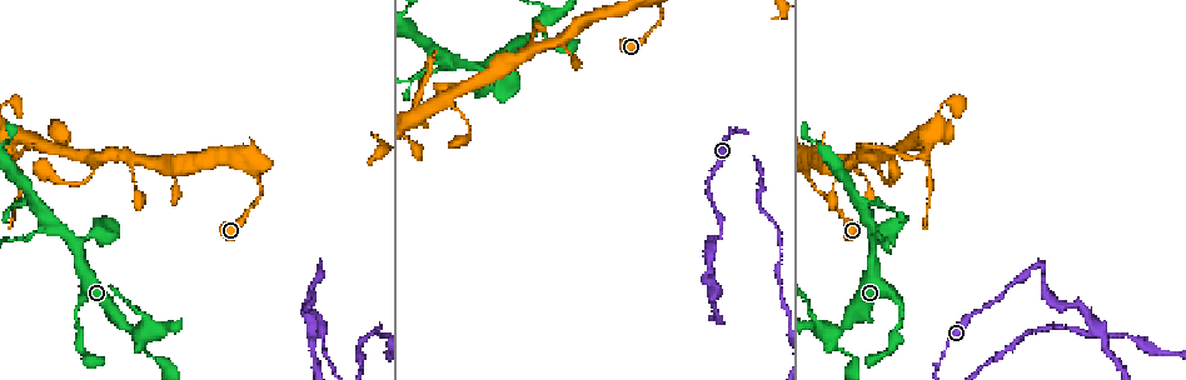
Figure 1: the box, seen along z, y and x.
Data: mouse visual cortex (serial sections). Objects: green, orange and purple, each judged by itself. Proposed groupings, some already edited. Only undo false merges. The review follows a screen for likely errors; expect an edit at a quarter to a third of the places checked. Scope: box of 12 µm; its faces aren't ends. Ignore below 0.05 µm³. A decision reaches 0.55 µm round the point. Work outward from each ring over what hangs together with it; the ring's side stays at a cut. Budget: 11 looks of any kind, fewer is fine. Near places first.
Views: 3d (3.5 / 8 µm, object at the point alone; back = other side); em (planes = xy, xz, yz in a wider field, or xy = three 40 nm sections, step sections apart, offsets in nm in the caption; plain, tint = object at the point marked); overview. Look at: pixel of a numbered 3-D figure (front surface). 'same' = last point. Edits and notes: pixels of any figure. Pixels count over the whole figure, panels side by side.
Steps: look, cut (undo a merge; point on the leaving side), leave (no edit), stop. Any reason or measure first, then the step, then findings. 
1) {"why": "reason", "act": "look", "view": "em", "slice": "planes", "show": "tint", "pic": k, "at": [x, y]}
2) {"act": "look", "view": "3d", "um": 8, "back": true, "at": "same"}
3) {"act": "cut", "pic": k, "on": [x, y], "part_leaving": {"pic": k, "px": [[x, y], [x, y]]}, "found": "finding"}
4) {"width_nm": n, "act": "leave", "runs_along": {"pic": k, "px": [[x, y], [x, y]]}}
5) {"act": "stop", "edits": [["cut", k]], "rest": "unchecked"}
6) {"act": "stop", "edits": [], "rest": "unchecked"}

{"why": "branch point", "act": "look", "view": "em", "slice": "xy", "step": 5, "show": "tint", "pic": 1, "at": [134, 161]}

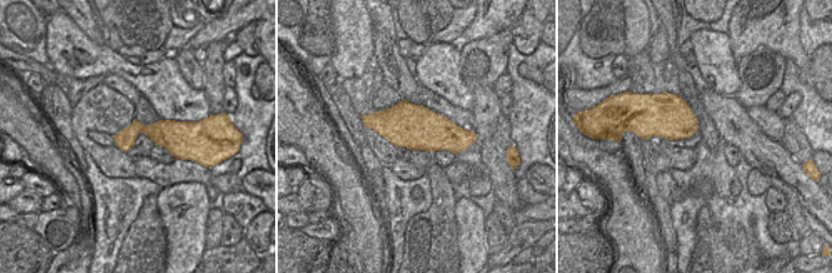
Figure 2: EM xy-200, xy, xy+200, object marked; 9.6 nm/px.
{"act": "look", "view": "3d", "um": 3.5, "at": "same"}

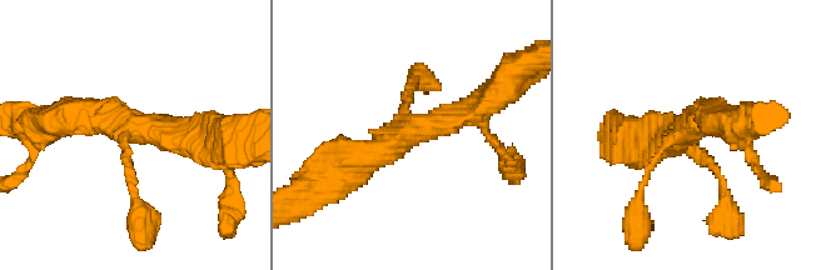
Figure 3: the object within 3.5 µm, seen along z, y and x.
{"arms": 3, "arm_widths_nm": [100, 350, 400], "act": "leave", "runs_along": {"pic": 3, "px": [[489, 99], [339, 166]]}, "found": "all the same cell"}

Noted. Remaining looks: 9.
{"why": "two arms in line, one across", "act": "look", "view": "3d", "um": 3.5, "pic": 1, "at": [867, 216]}

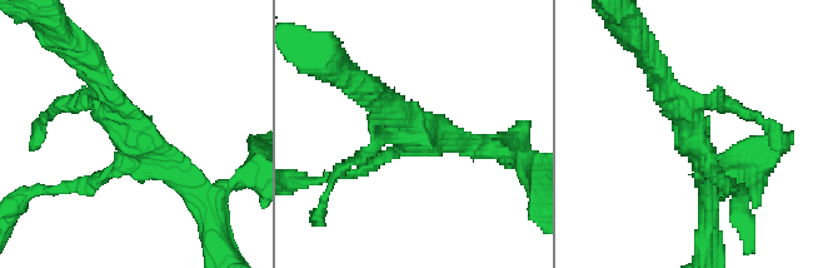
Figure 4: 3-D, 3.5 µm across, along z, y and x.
{"act": "look", "view": "em", "slice": "xy", "step": 3, "show": "tint", "pic": 4, "at": [690, 127]}

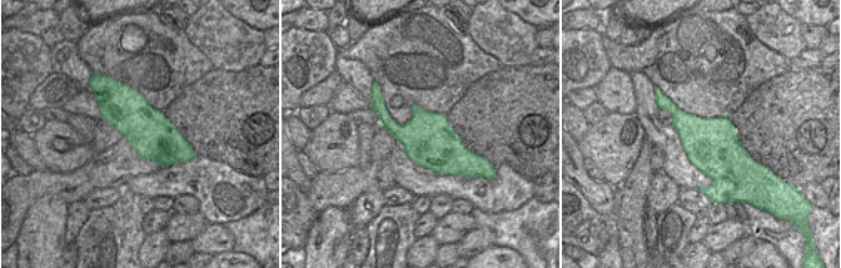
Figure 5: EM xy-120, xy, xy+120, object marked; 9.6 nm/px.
{"act": "leave", "runs_along": {"pic": 4, "px": [[194, 190], [86, 66]]}, "found": "all the same cell"}

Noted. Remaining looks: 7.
{"why": "narrows sharply", "act": "look", "view": "3d", "um": 8, "pic": 1, "at": [139, 332]}

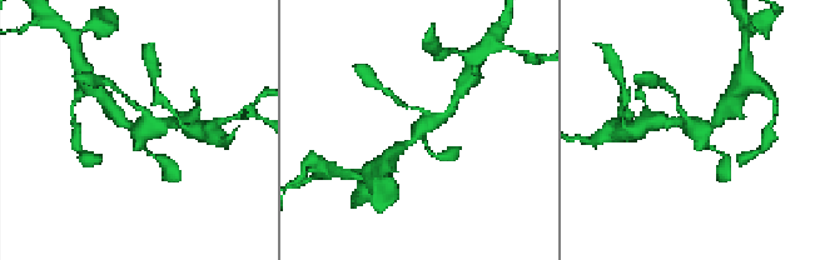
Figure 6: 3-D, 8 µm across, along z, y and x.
{"why": "need the tissue", "act": "look", "view": "em", "slice": "xy", "step": 2, "show": "tint", "pic": 6, "at": [136, 131]}

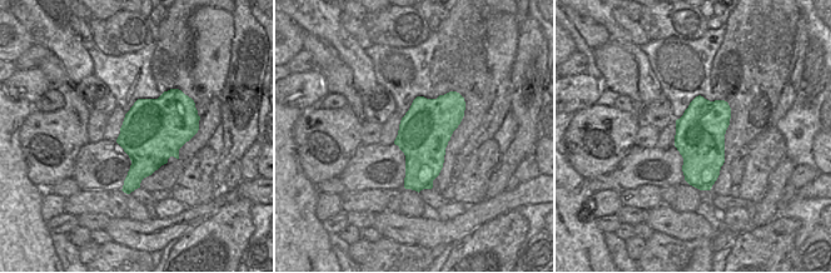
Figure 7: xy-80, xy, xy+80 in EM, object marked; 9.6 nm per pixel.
{"act": "leave", "found": "one cell here"}

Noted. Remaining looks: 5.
{"why": "sharp bend", "act": "look", "view": "3d", "um": 3.5, "pic": 1, "at": [720, 233]}

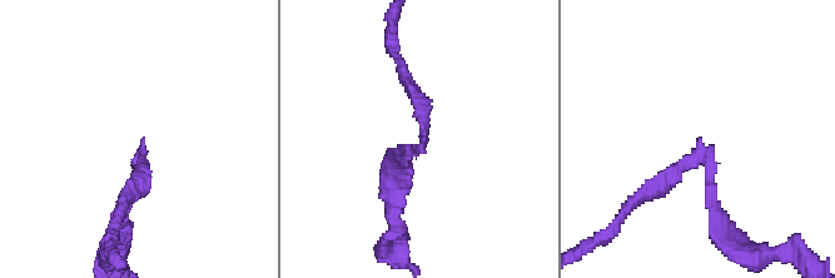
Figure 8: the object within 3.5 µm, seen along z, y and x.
{"act": "cut", "pic": 8, "on": [711, 199], "part_leaving": {"pic": 8, "px": [[702, 154], [716, 216], [754, 253]]}, "found": "two cells meet here"}

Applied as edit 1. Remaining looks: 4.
{"act": "stop", "edits": [["cut", 8]], "rest": "unchecked"}

